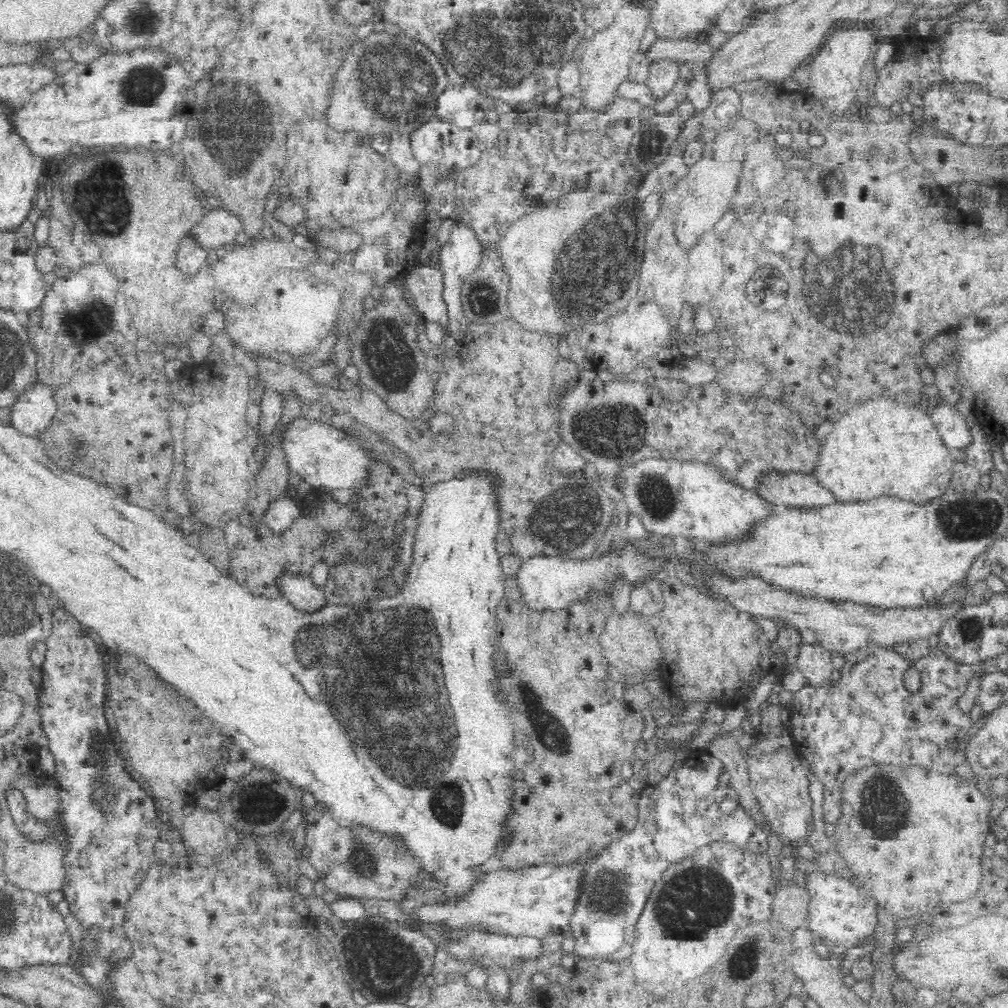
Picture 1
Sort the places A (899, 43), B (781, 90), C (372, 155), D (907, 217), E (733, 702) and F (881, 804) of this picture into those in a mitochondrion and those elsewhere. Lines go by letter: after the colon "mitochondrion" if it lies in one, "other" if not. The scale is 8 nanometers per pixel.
A: other
B: other
C: other
D: other
E: other
F: mitochondrion

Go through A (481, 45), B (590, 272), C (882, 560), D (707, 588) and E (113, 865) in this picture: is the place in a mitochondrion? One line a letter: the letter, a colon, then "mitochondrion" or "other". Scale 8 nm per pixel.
A: mitochondrion
B: mitochondrion
C: other
D: other
E: mitochondrion

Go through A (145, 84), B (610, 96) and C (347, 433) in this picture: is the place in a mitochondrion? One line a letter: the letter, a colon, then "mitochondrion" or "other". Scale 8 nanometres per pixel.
A: mitochondrion
B: other
C: other

